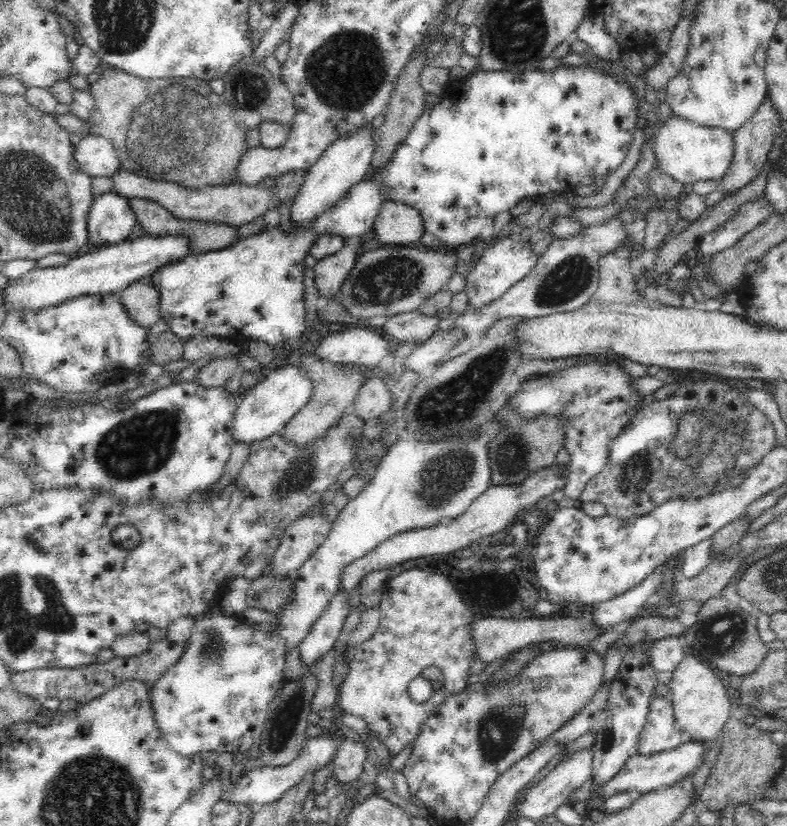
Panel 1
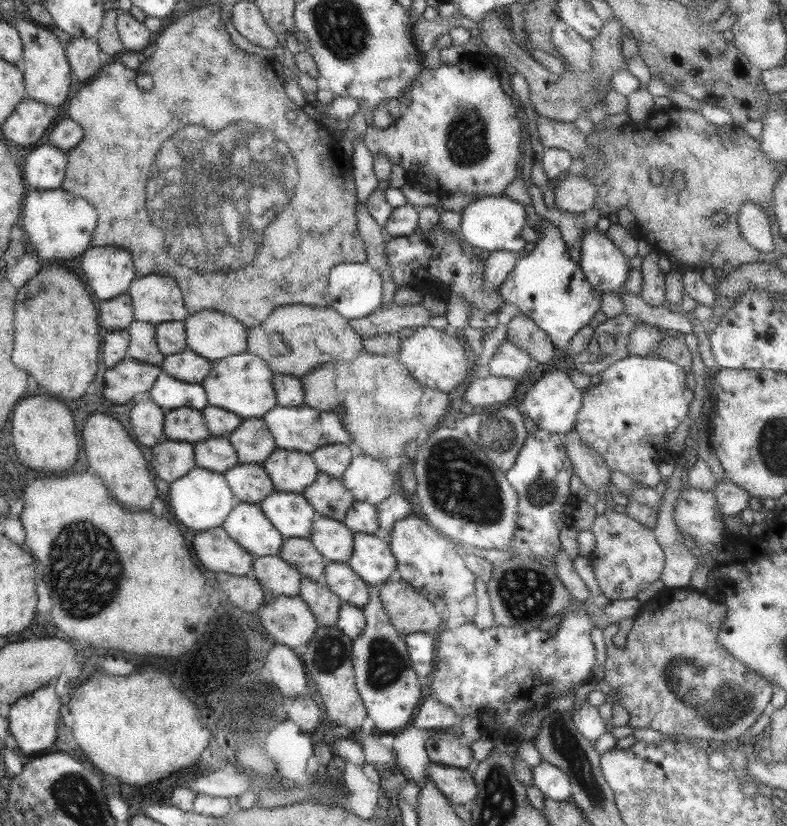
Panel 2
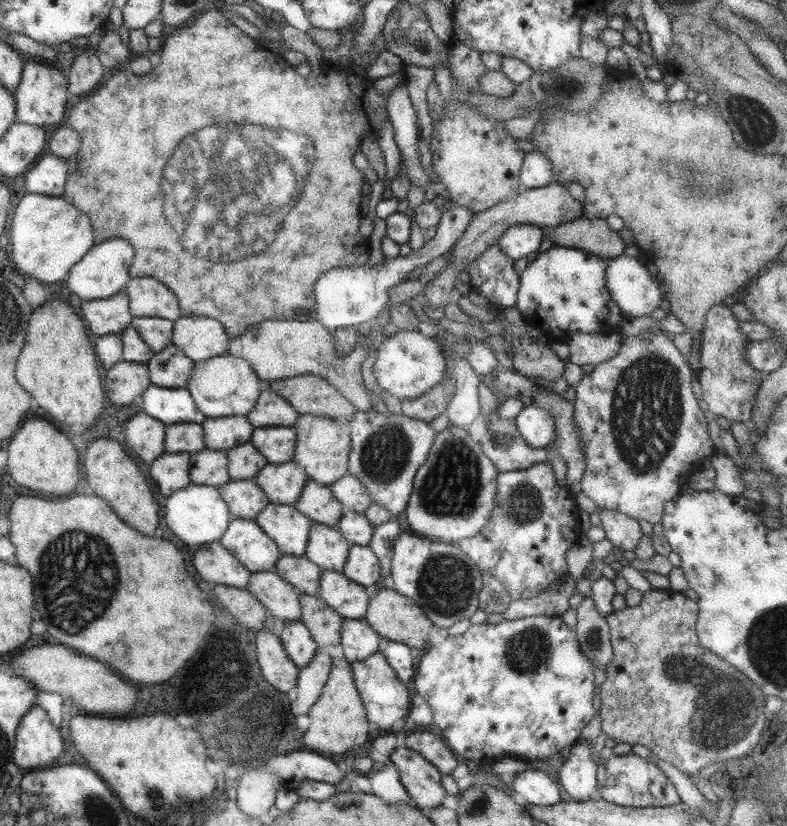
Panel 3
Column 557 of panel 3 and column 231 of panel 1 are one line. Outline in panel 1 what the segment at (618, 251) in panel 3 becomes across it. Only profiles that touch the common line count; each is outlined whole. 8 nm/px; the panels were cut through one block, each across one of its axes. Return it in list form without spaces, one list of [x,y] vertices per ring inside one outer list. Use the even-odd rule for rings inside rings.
[[[128,199],[128,205],[133,210],[137,223],[144,229],[145,235],[151,237],[180,236],[181,238],[188,238],[191,254],[202,254],[204,252],[229,248],[238,242],[237,228],[230,227],[229,225],[199,222],[198,220],[182,220],[172,216],[168,210],[156,202],[146,199]]]

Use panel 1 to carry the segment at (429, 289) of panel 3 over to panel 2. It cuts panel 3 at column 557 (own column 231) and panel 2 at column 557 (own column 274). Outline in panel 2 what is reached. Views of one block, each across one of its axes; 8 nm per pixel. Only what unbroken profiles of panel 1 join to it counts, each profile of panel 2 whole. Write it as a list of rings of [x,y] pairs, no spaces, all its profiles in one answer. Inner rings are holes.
[[[581,174],[560,180],[558,186],[554,188],[554,195],[556,195],[556,209],[574,213],[591,210],[598,197],[592,182],[588,182]]]

